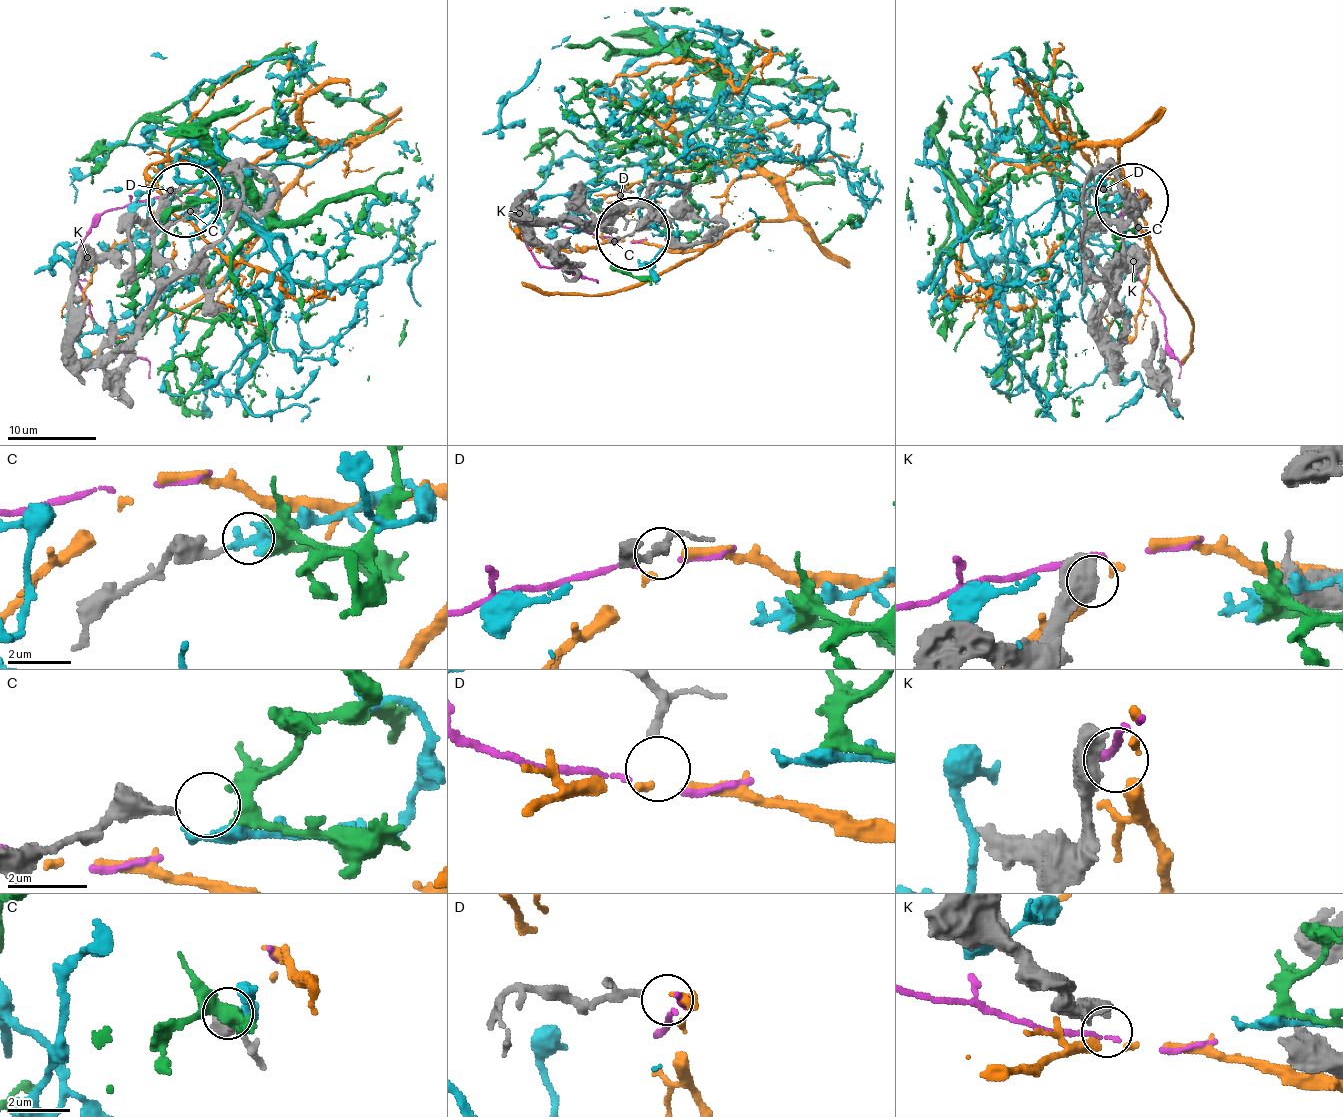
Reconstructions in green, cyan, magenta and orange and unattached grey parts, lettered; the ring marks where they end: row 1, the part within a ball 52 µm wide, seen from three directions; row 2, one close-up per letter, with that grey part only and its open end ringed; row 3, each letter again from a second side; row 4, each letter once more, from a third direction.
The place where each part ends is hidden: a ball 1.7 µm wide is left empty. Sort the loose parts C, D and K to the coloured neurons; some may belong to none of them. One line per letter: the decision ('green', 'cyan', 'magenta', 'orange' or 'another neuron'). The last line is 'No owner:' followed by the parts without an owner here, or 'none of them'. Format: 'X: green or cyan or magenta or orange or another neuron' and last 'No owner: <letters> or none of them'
C: green
D: orange
K: another neuron
No owner: K

